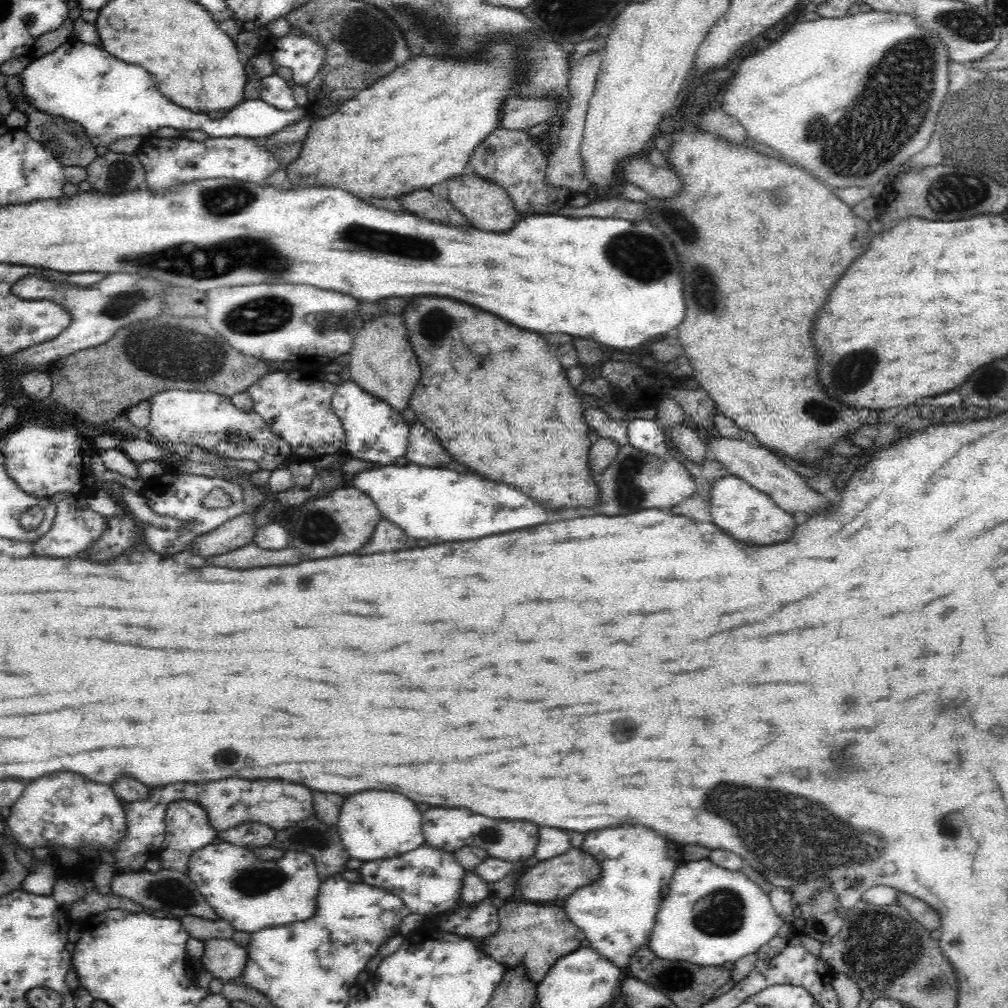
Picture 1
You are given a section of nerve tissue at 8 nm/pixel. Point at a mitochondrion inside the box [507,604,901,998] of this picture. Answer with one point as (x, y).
(721, 914)

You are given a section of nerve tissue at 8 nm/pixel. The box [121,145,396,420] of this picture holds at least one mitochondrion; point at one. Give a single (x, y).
(258, 315)

